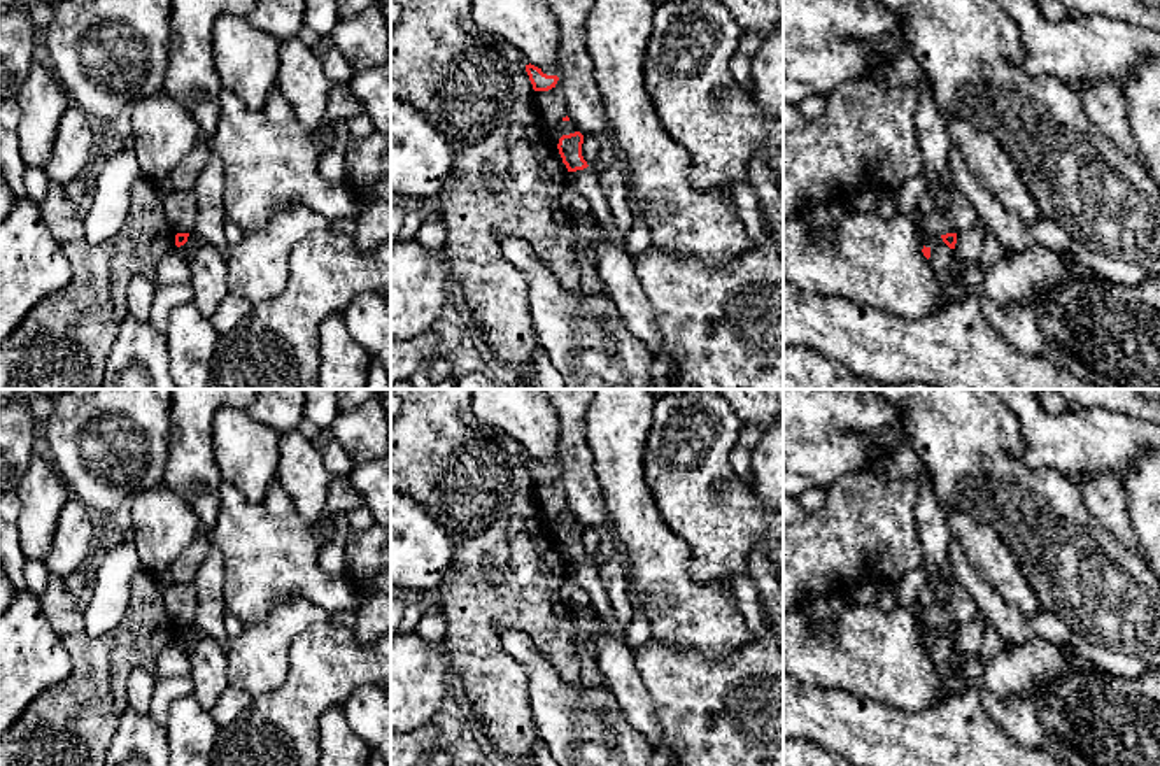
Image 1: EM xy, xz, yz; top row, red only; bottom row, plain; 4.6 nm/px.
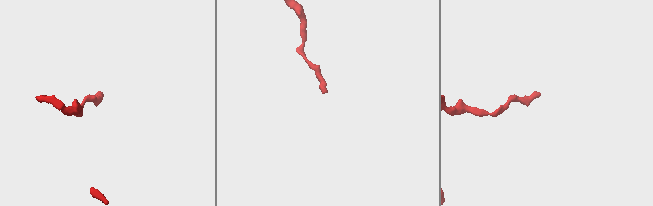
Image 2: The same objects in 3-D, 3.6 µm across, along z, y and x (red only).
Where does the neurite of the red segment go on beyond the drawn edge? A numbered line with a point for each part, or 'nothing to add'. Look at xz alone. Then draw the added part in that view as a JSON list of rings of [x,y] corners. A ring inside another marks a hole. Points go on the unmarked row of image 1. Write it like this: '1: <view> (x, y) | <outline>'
nothing to add

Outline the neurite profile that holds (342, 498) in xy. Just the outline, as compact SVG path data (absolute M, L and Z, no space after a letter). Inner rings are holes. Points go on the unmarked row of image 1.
M329 477L329 493L324 519L335 522L340 514L349 514L364 505L361 494L350 486L349 477Z

